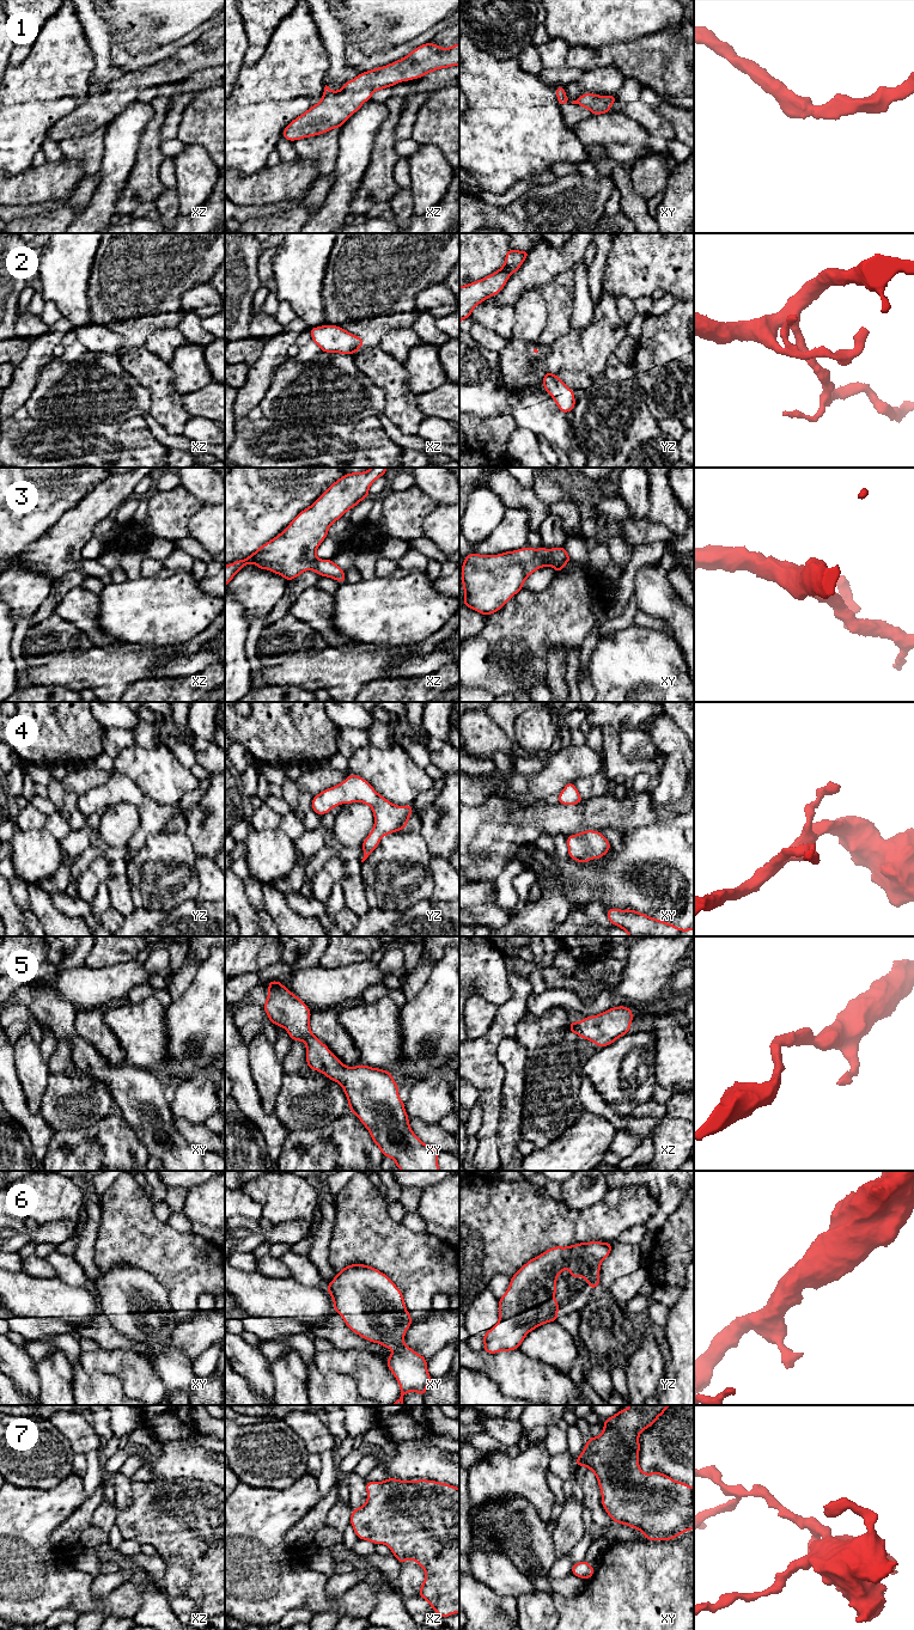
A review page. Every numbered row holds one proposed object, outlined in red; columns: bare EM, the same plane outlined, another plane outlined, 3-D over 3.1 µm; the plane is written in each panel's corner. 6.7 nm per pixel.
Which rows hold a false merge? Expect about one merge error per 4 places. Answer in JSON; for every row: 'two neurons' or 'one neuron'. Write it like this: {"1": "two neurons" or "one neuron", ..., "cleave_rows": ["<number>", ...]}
{"1": "one neuron", "2": "one neuron", "3": "one neuron", "4": "one neuron", "5": "one neuron", "6": "one neuron", "7": "one neuron", "cleave_rows": []}

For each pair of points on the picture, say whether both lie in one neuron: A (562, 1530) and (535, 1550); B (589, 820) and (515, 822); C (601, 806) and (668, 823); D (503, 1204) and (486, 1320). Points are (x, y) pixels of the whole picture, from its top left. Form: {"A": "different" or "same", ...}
{"A": "different", "B": "same", "C": "different", "D": "different"}

